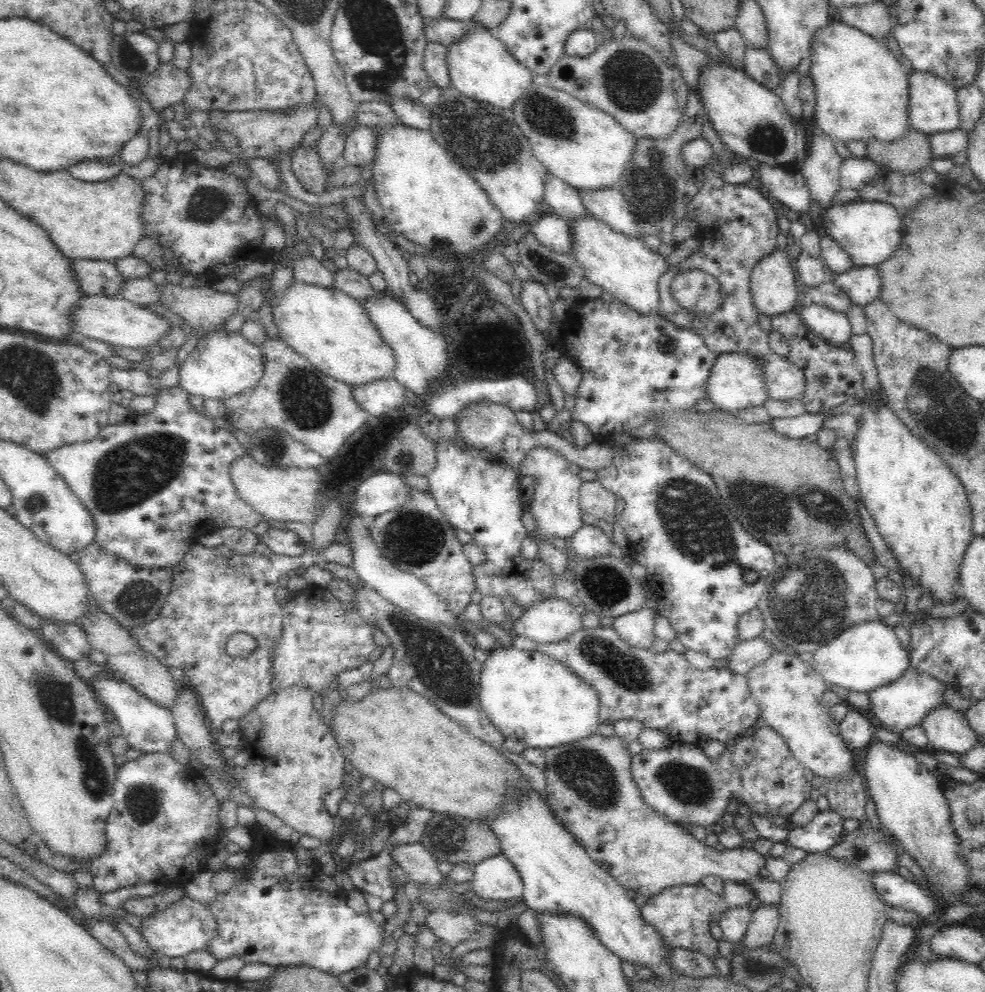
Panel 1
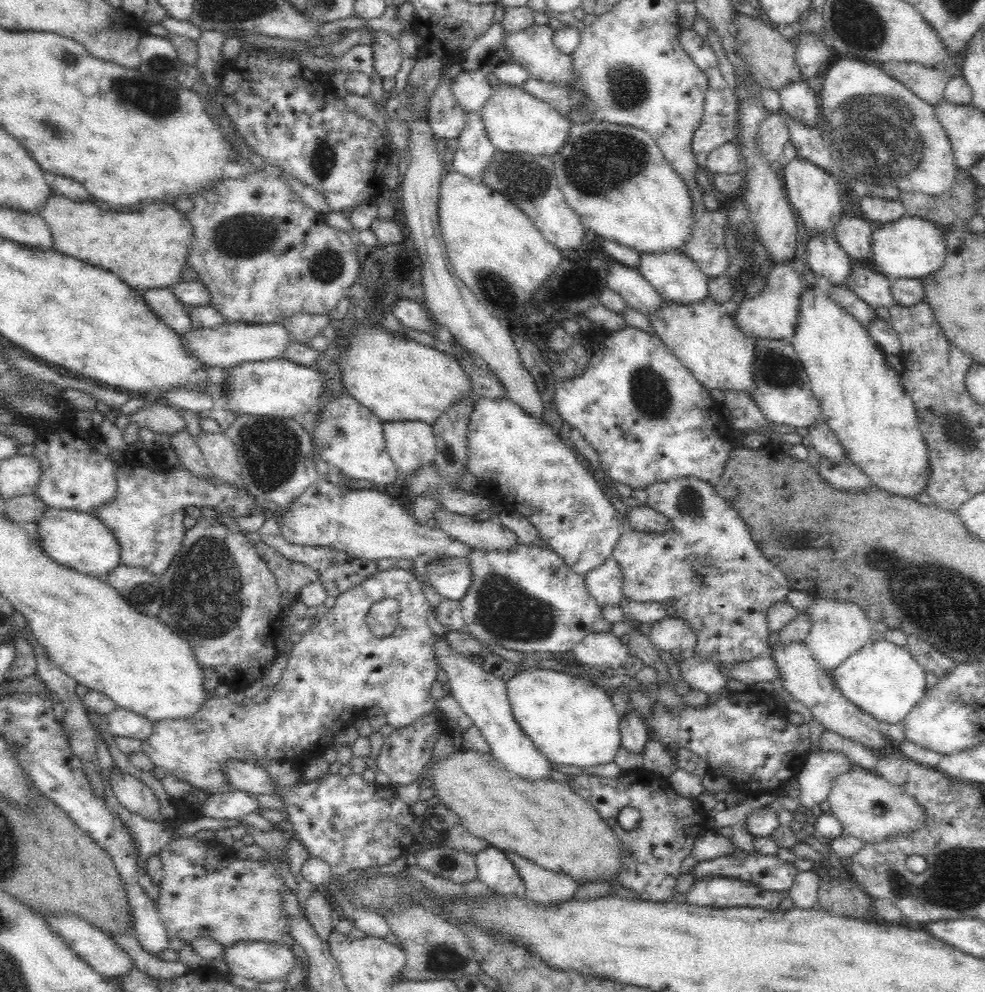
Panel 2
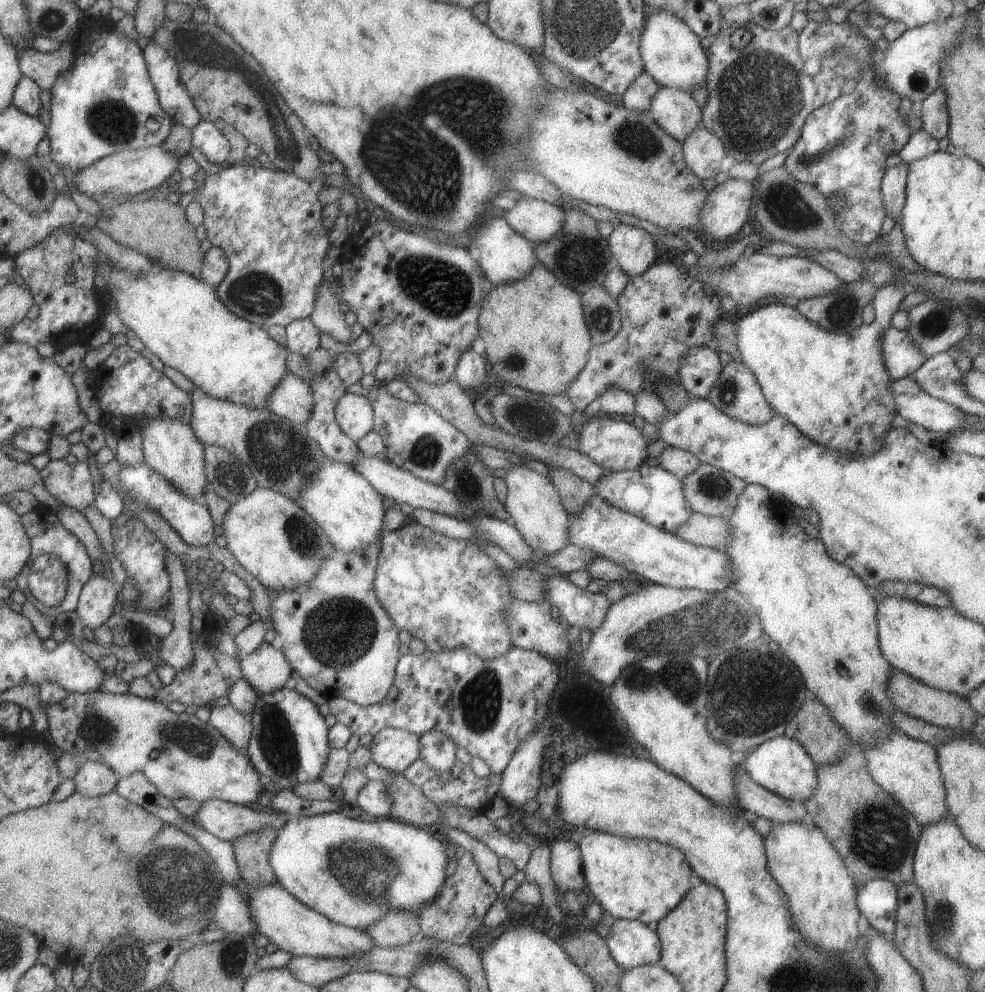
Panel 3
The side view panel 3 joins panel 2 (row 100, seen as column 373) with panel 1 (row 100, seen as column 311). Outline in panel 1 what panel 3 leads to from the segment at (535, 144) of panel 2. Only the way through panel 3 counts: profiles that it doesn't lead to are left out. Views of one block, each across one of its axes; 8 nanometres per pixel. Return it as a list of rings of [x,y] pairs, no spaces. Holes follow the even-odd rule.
[[[484,26],[476,28],[465,40],[448,46],[448,69],[451,86],[461,95],[511,111],[512,106],[528,92],[535,76],[508,52],[494,32]]]

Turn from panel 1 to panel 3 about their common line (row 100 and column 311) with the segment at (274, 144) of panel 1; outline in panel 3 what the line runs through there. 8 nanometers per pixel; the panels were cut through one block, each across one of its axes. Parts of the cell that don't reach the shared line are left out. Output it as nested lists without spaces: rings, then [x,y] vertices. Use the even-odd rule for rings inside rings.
[[[323,279],[316,290],[310,321],[319,332],[328,334],[331,340],[347,345],[353,340],[350,340],[350,330],[345,326],[343,315],[331,283]]]

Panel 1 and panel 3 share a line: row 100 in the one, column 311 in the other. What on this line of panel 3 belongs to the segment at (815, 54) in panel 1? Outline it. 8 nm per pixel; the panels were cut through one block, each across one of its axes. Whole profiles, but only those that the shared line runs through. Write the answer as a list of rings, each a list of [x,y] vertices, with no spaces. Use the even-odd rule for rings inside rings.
[[[332,812],[310,817],[293,817],[279,830],[269,853],[278,884],[306,907],[335,924],[364,930],[389,911],[417,910],[435,902],[444,888],[447,856],[440,838],[429,828],[416,827],[393,818],[354,820]]]

